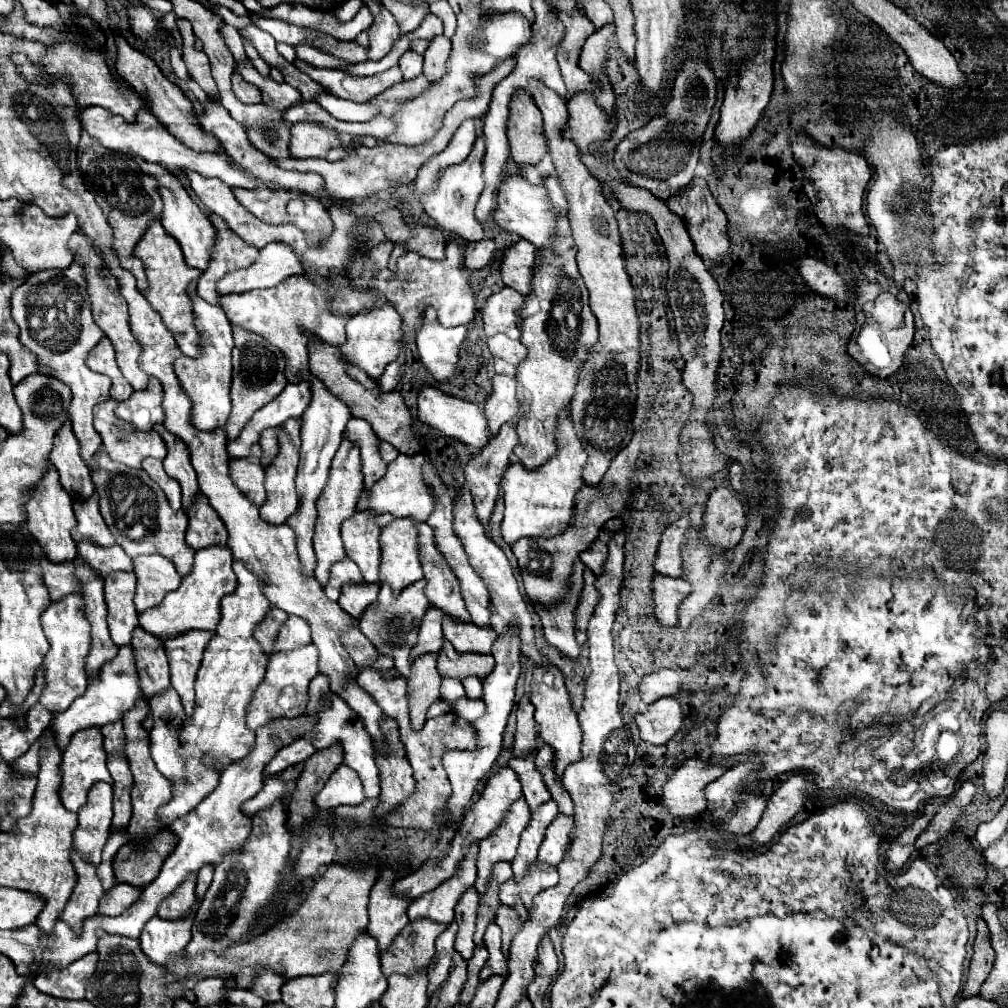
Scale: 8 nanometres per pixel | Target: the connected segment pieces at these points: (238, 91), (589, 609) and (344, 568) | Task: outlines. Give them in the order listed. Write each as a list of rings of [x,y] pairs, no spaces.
[[[233,73],[231,81],[233,81],[233,93],[235,93],[237,99],[241,99],[245,103],[251,103],[251,105],[253,103],[261,103],[261,91],[259,91],[259,87],[253,87],[251,83],[243,81],[237,73]]]
[[[585,569],[583,577],[585,577],[585,587],[583,587],[583,593],[581,593],[581,599],[579,599],[579,607],[575,609],[575,633],[577,633],[579,643],[585,641],[589,617],[593,615],[593,609],[599,601],[599,593],[595,589],[595,573]]]
[[[345,557],[343,561],[337,561],[331,571],[329,571],[329,583],[323,587],[325,593],[331,597],[331,601],[337,601],[339,593],[341,593],[341,587],[345,583],[361,583],[363,577],[361,577],[361,571],[359,567],[349,559]]]

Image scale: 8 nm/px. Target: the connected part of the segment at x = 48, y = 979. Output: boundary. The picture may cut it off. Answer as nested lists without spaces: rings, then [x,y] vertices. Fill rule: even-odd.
[[[97,951],[83,955],[81,959],[69,963],[63,969],[45,969],[41,975],[35,977],[35,987],[41,993],[59,999],[85,999],[85,987],[89,977],[95,973],[97,965]]]

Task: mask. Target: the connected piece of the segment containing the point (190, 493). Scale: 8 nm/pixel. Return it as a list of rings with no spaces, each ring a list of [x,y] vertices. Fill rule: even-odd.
[[[163,423],[155,425],[153,427],[167,443],[167,457],[163,459],[163,465],[165,465],[165,471],[173,477],[173,479],[179,479],[181,483],[181,489],[183,489],[183,507],[185,511],[189,509],[189,505],[193,503],[195,499],[195,493],[199,493],[199,487],[197,487],[197,475],[195,475],[195,469],[191,467],[191,459],[189,459],[189,451],[187,451],[187,445],[177,437],[177,435],[171,435]]]

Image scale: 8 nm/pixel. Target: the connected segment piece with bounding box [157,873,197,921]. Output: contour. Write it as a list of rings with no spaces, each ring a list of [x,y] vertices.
[[[187,875],[187,879],[175,889],[175,893],[171,893],[167,899],[163,899],[163,903],[159,903],[159,917],[161,919],[181,919],[185,915],[189,915],[193,903],[195,903],[195,883],[197,883],[197,875]]]

